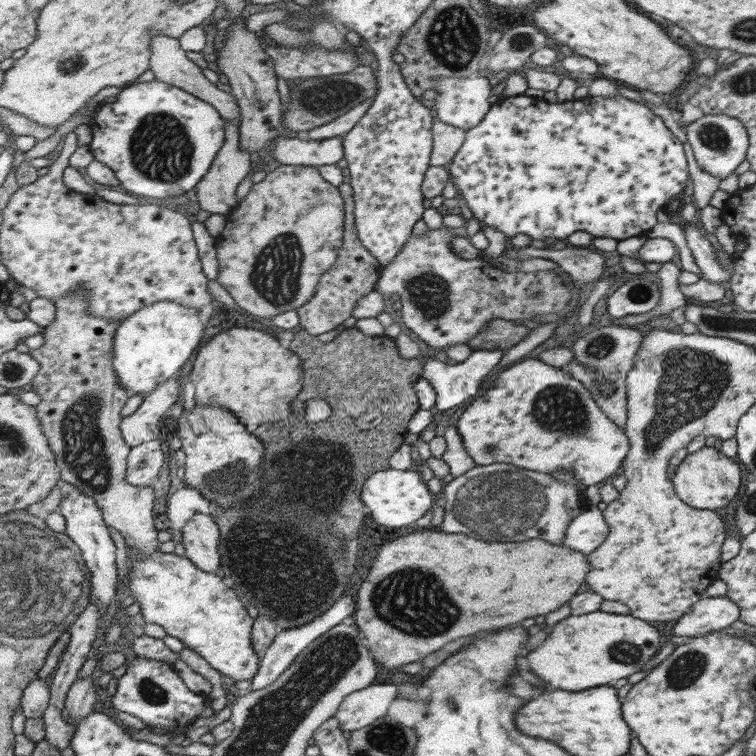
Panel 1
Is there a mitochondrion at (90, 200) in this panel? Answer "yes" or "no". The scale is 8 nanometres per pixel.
no

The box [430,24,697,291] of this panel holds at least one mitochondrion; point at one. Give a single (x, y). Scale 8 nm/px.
(519, 42)

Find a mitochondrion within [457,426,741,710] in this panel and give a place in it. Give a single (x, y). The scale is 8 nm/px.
(689, 667)

